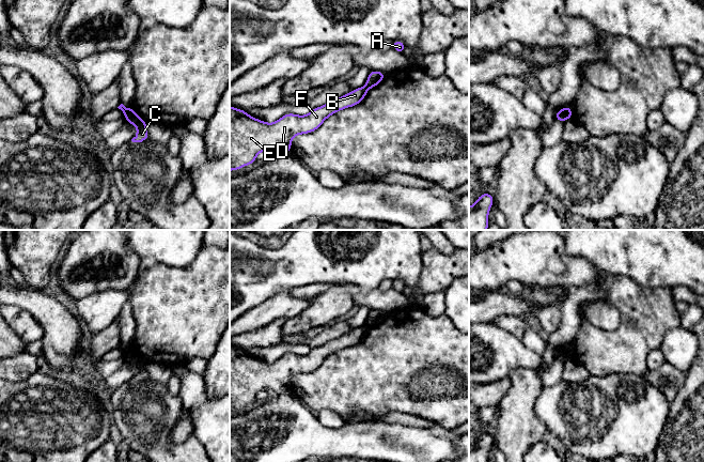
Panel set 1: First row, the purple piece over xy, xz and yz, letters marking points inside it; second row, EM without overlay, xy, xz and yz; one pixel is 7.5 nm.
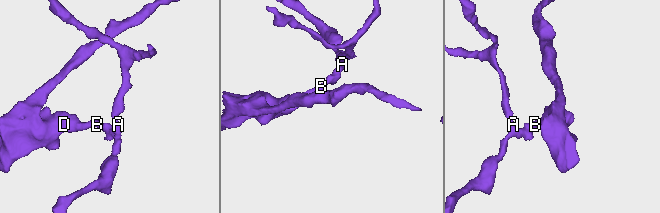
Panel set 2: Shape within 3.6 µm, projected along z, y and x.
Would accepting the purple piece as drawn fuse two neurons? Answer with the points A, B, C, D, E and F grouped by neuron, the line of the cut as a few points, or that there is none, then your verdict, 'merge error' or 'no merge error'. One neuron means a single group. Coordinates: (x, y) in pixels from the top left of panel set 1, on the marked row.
A C / B D E F | xz (365, 86), (368, 89) | merge error

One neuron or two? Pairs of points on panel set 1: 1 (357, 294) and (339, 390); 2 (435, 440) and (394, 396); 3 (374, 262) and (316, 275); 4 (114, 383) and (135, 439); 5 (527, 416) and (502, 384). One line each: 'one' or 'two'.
1: two
2: two
3: one
4: two
5: two

